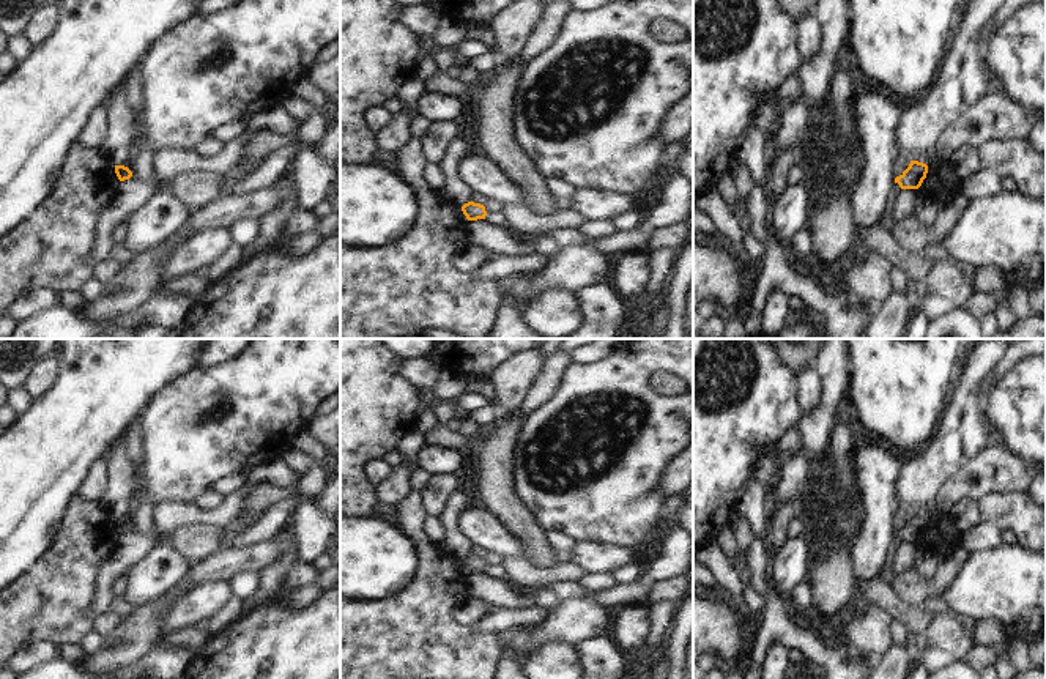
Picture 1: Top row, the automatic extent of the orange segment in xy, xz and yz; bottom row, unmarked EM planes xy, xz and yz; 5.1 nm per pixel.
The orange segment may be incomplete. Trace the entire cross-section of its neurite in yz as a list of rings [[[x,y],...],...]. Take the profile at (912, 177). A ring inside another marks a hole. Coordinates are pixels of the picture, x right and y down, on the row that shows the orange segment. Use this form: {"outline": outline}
{"outline": [[[911,161],[909,167],[895,178],[901,189],[918,189],[926,178],[928,165],[918,161]]]}

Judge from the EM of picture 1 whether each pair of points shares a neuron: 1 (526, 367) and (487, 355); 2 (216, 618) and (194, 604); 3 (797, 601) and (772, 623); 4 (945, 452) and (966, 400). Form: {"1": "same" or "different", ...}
{"1": "different", "2": "different", "3": "different", "4": "same"}

